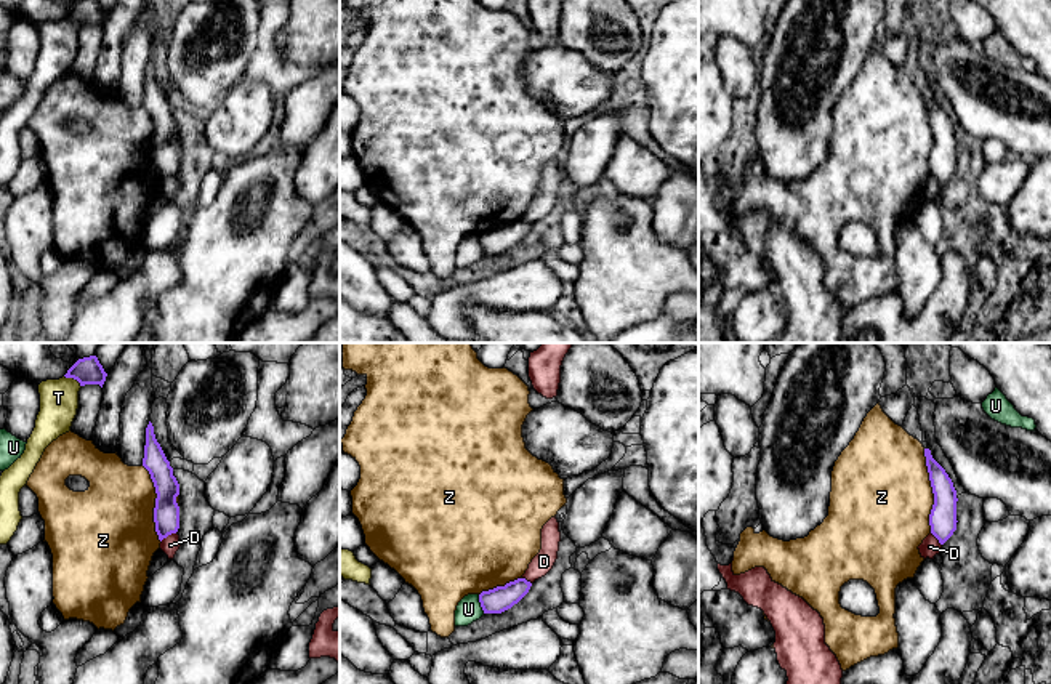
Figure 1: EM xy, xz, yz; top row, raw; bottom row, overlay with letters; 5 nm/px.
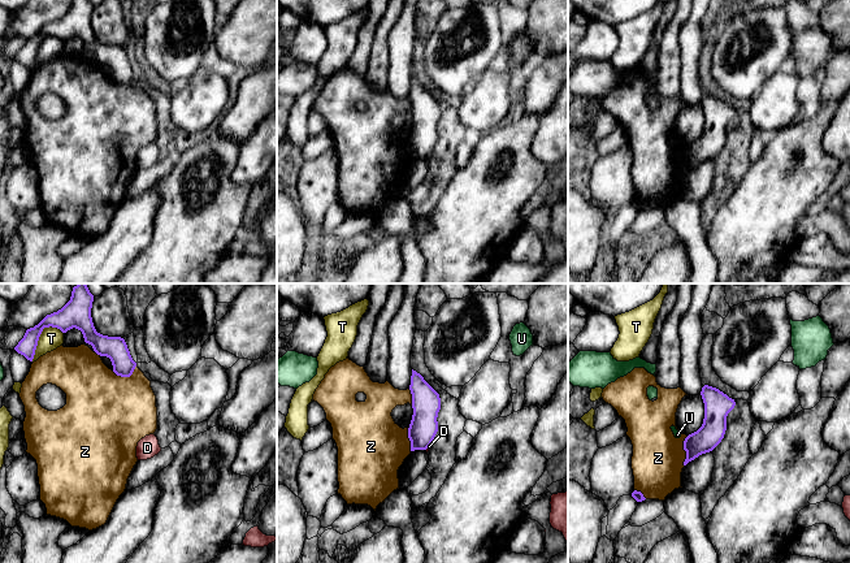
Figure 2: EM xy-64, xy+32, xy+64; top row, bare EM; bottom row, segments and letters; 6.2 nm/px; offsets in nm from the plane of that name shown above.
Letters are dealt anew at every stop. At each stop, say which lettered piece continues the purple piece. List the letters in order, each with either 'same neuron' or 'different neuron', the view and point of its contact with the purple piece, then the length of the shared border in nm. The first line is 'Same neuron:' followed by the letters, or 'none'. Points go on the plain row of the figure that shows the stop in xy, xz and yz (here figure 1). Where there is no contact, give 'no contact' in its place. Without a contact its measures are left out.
Same neuron: none
D: different neuron; contact xy (169, 175); length 100 nm
T: different neuron; contact xy (74, 20); length 110 nm
U: different neuron; contact xz (481, 245); length 100 nm
Z: different neuron; contact yz (933, 132); length 420 nm

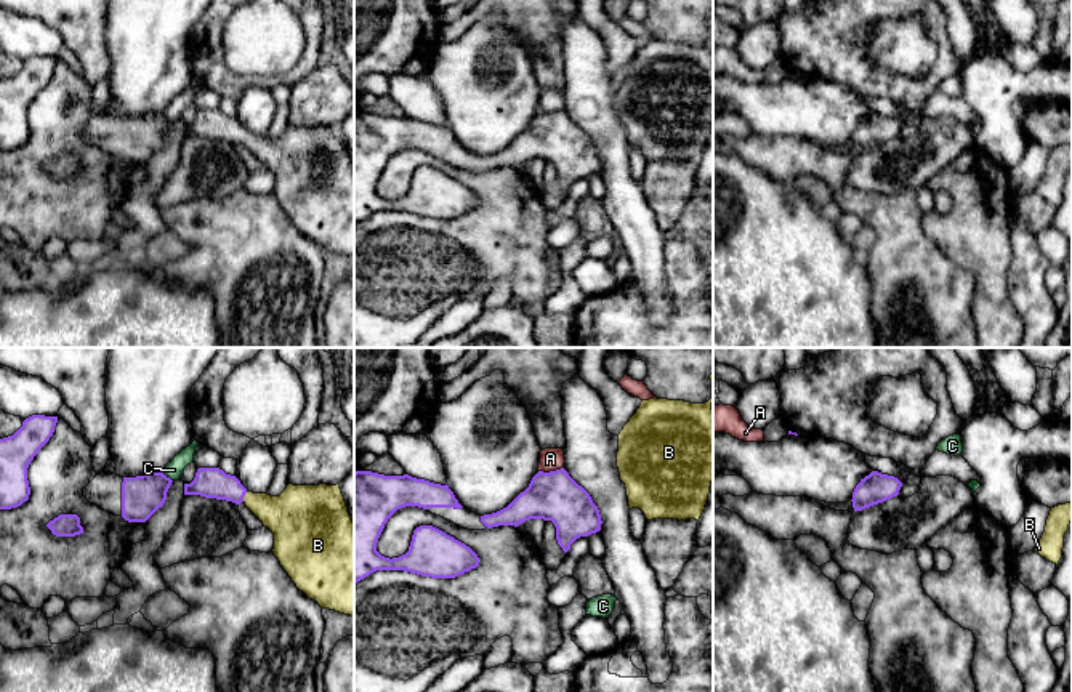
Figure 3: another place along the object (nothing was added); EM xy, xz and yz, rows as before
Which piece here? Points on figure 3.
Same neuron: B
A: different neuron; contact xz (550, 112); length 130 nm
B: same neuron; contact xy (244, 136); length 60 nm
C: different neuron; contact xy (165, 117); length 80 nm

